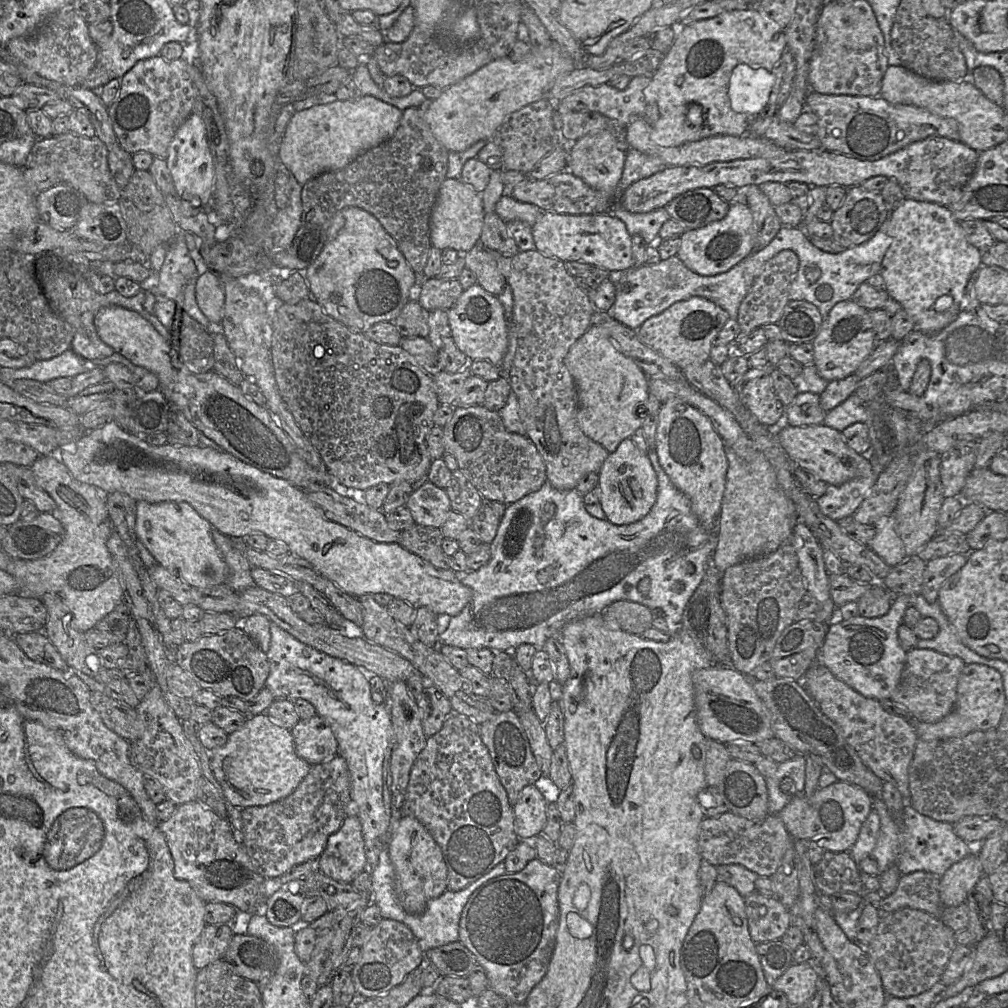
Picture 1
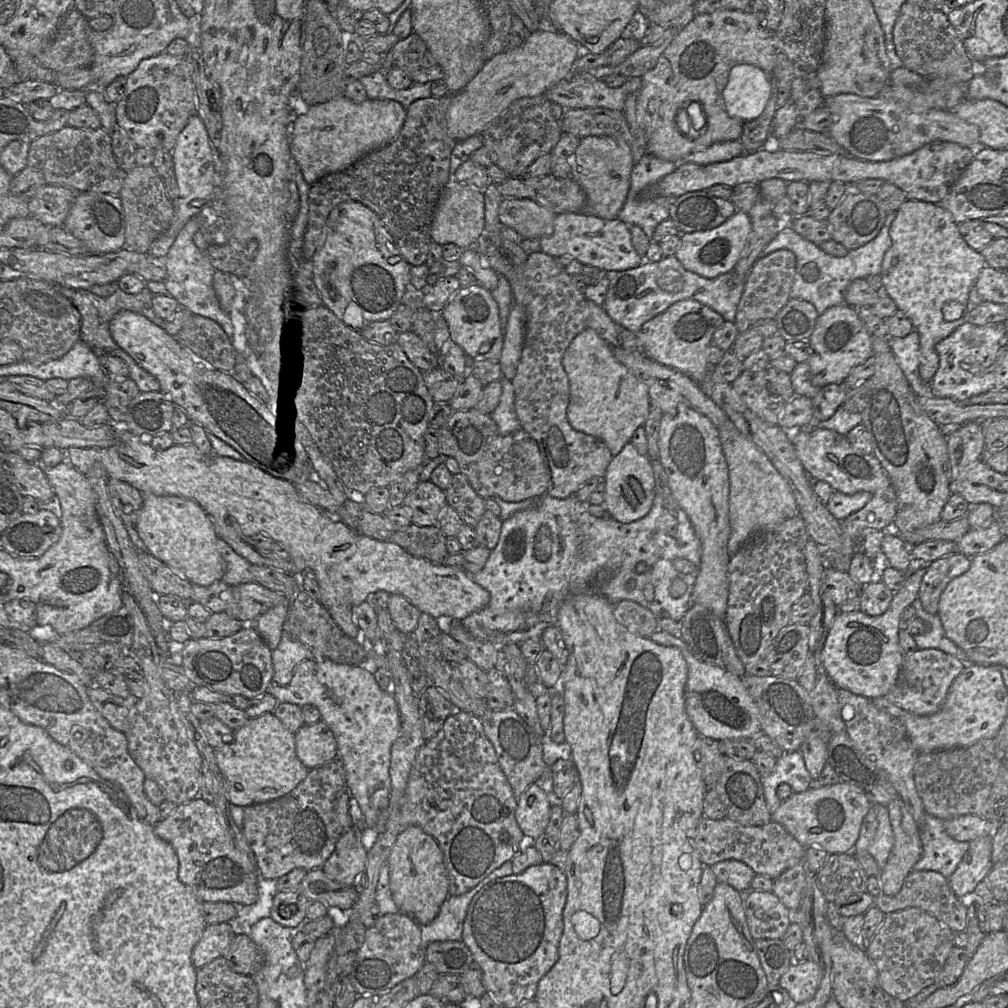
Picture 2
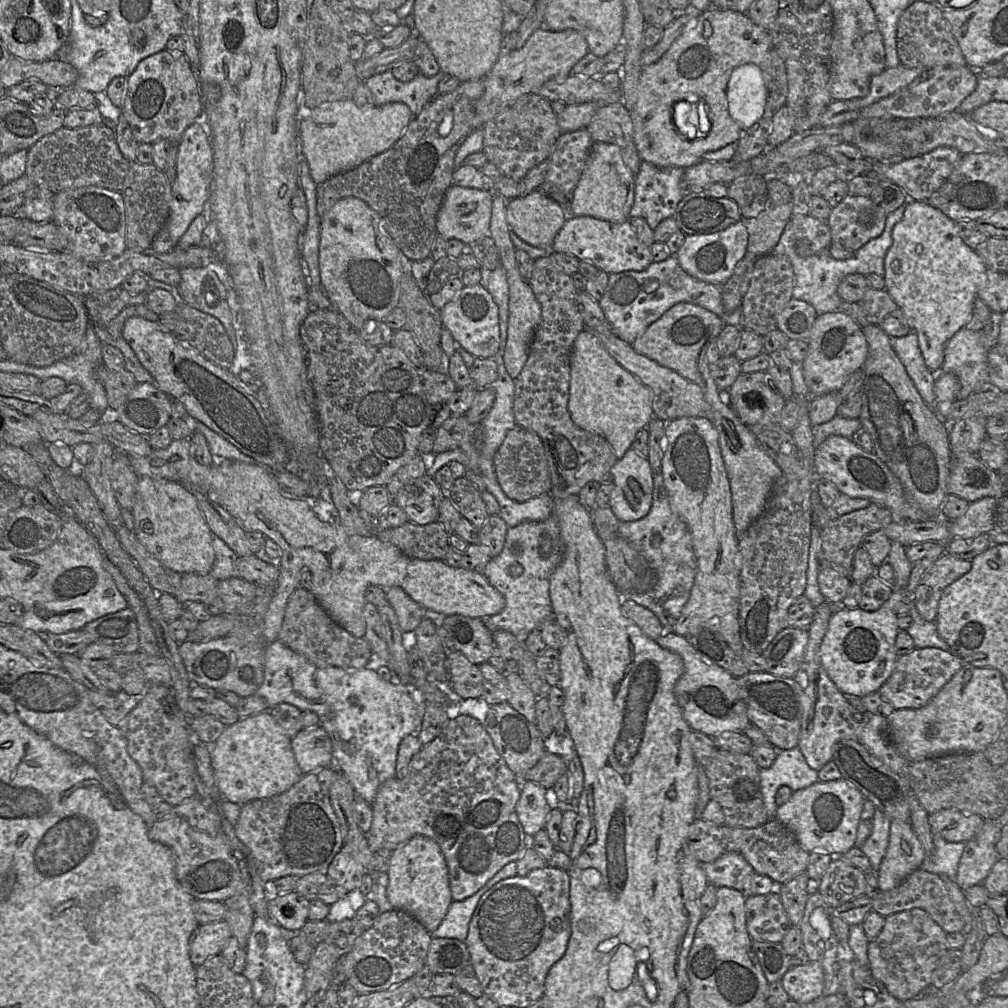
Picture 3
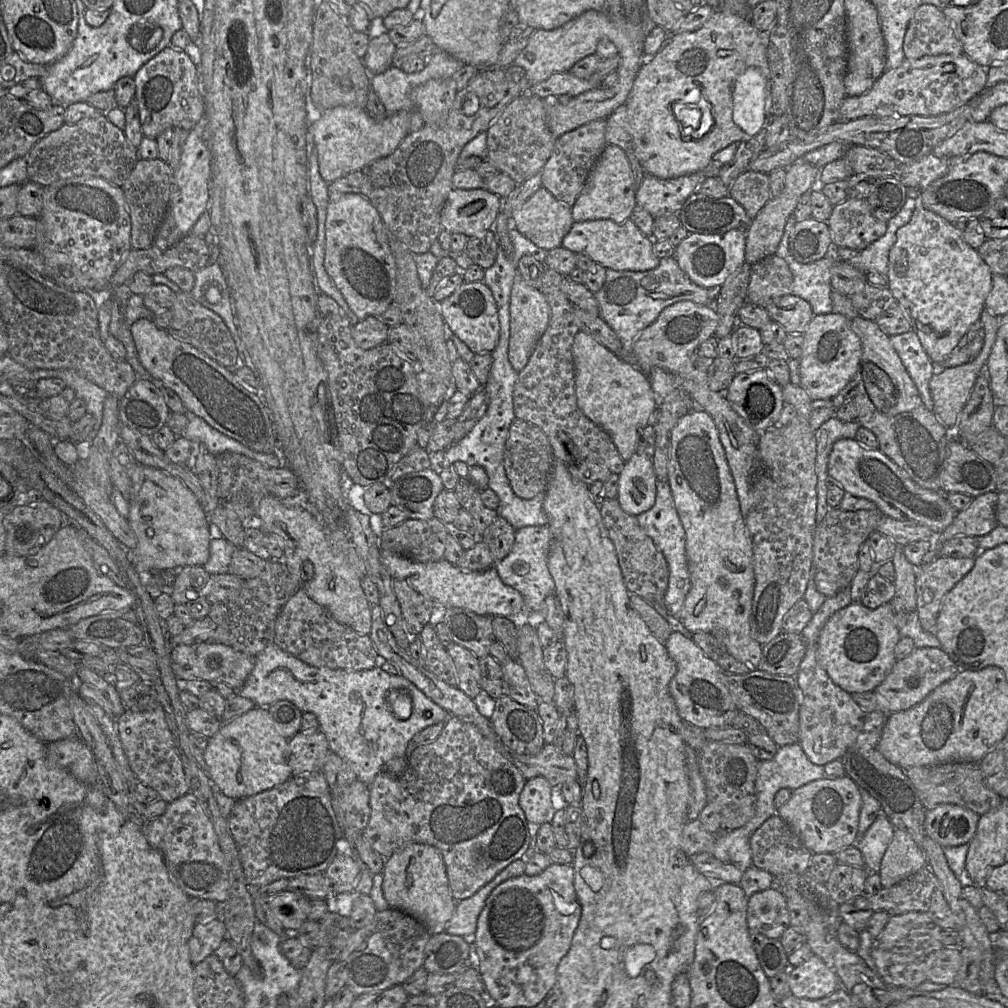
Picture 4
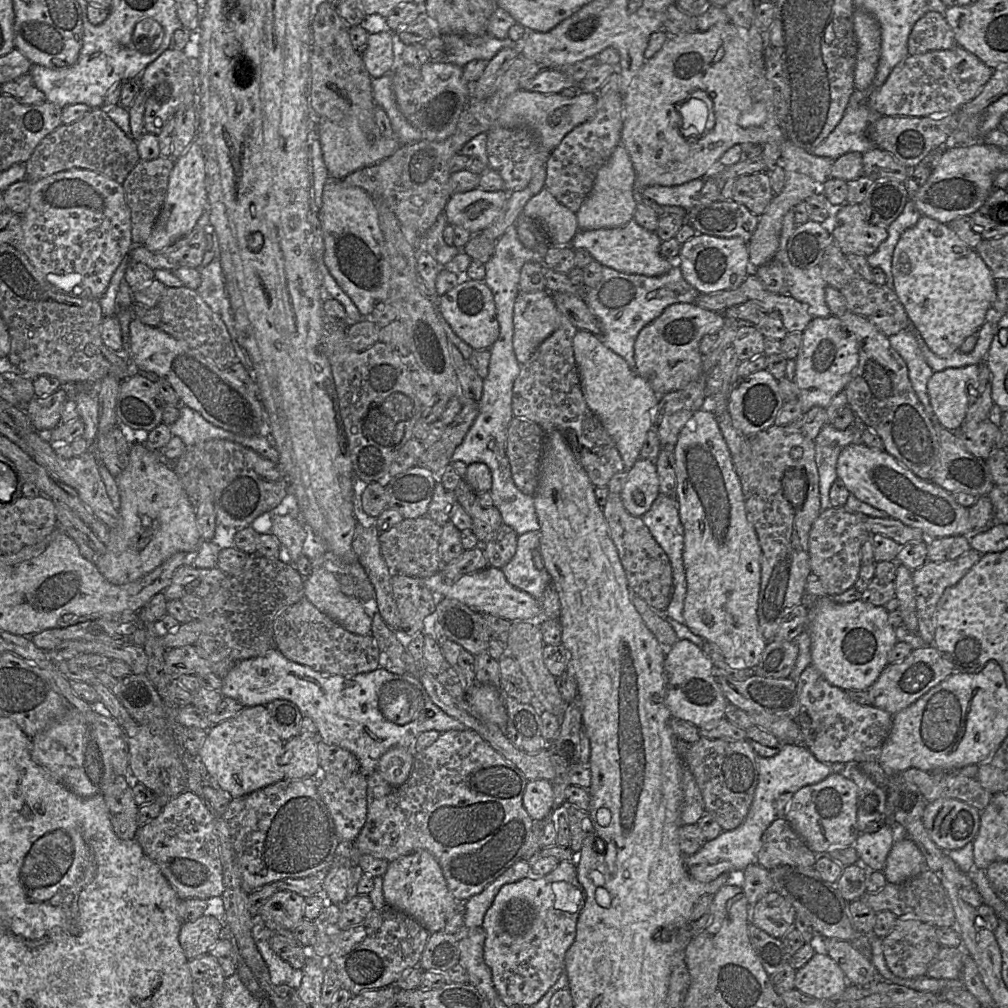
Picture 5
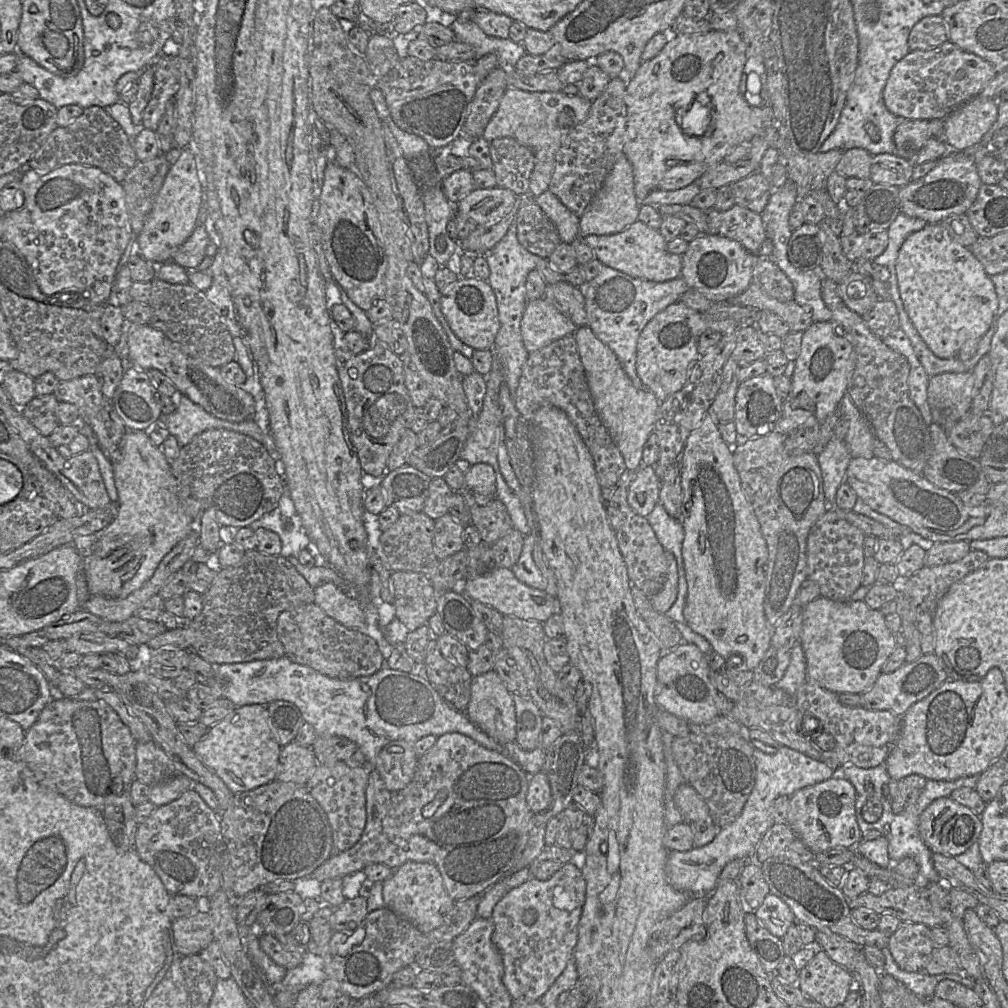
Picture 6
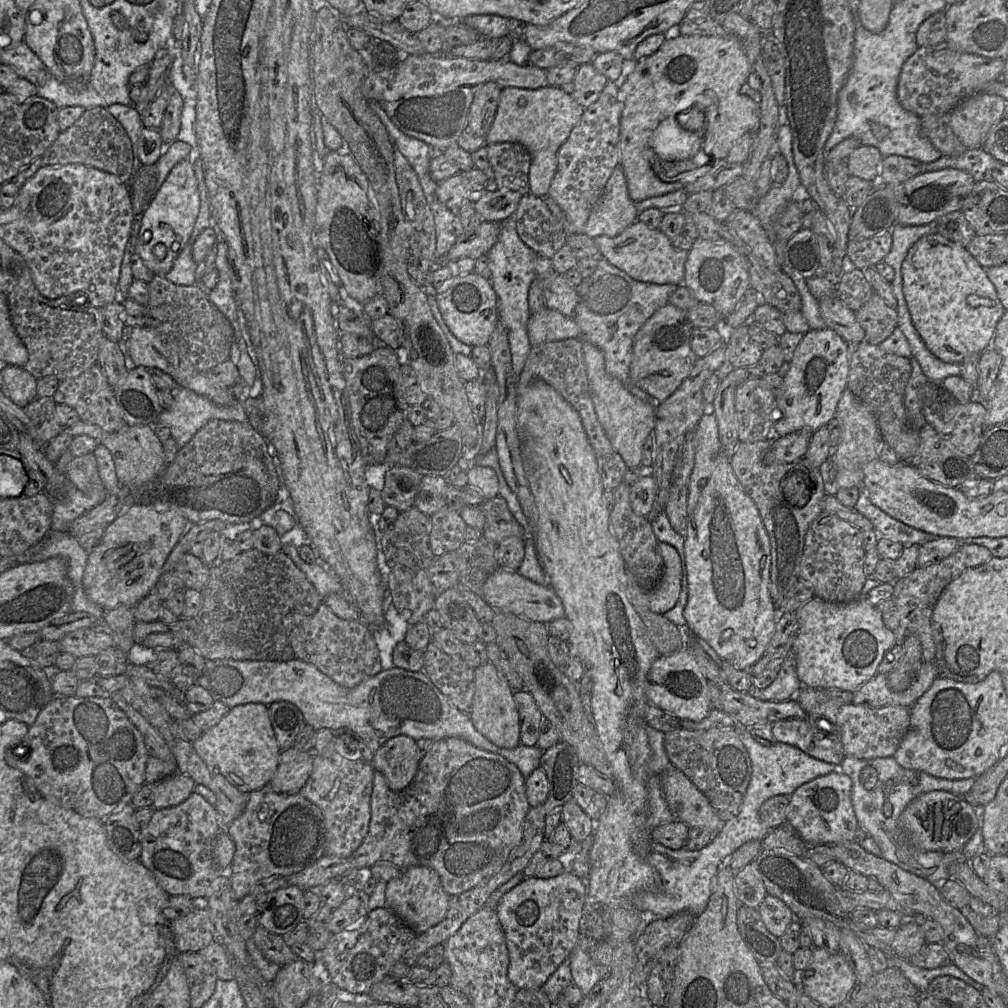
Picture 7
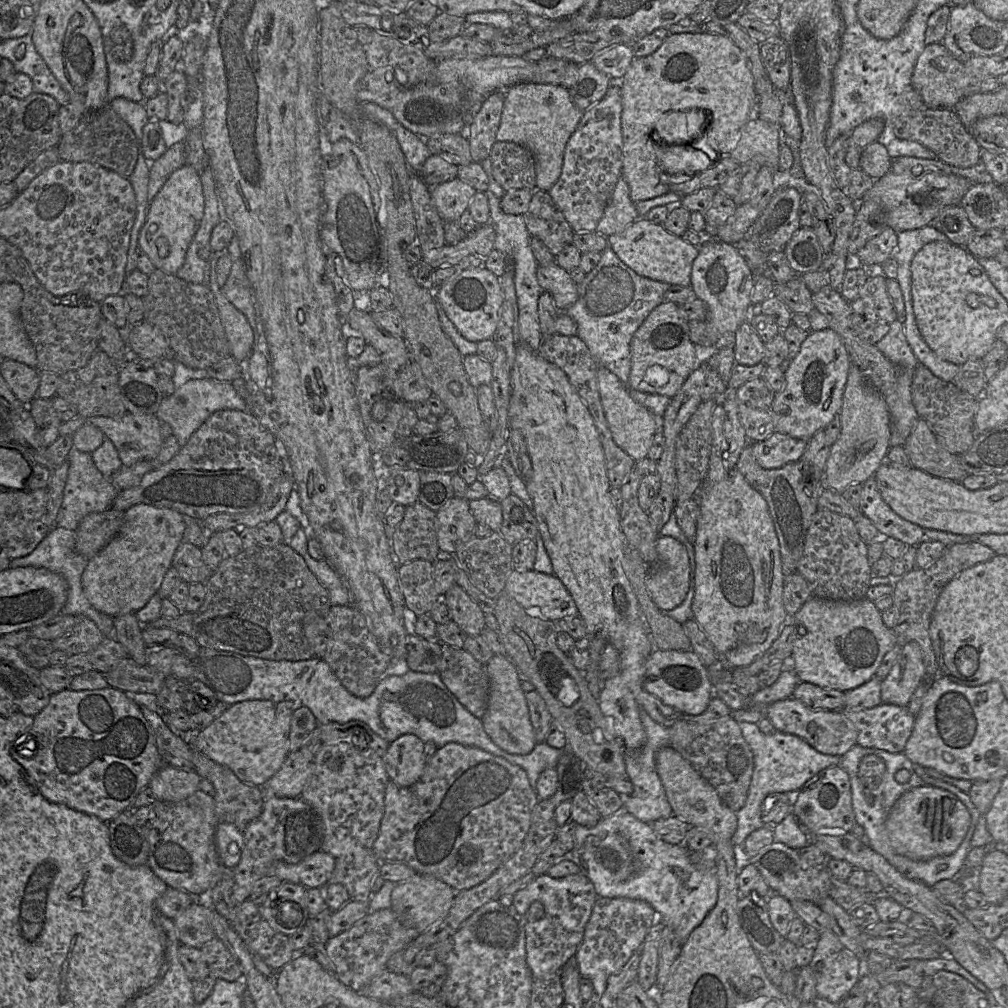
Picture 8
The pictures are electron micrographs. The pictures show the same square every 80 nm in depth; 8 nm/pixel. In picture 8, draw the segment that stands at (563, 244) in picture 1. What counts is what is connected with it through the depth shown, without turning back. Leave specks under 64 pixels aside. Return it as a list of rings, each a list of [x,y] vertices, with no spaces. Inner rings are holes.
[[[637,217],[621,233],[608,236],[607,241],[618,258],[638,275],[670,285],[690,286],[691,269],[699,253],[698,246],[670,233],[663,224],[655,224],[646,218]]]

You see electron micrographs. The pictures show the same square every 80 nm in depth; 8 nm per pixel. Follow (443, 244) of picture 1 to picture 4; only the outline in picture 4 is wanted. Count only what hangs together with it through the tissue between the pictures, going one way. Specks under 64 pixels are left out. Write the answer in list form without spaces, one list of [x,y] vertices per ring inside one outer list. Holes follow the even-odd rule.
[[[453,188],[446,200],[441,214],[441,227],[449,233],[462,233],[467,237],[480,237],[491,229],[500,211],[503,199],[486,188],[457,189]]]

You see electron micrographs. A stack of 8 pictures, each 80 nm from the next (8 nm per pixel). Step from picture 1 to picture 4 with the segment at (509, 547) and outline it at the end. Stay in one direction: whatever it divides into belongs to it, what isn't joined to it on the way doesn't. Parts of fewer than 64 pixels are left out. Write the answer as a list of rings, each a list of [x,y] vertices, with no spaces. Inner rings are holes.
[[[657,481],[654,505],[648,511],[636,517],[641,528],[664,555],[669,569],[668,587],[663,602],[653,604],[652,606],[663,619],[669,614],[681,621],[683,604],[690,589],[690,577],[685,549],[685,532],[675,509],[671,490],[667,482]],[[548,525],[527,526],[516,530],[515,541],[509,554],[494,564],[502,582],[517,590],[524,599],[526,611],[544,614],[544,602],[547,596],[554,593],[555,585],[548,569],[548,554],[551,544],[551,530]],[[521,561],[528,565],[527,574],[519,576],[513,572],[513,565]]]

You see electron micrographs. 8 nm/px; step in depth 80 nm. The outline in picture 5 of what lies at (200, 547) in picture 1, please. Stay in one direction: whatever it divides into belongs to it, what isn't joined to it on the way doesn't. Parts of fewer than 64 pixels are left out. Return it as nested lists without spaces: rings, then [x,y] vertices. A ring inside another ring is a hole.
[[[132,443],[129,464],[115,477],[120,494],[120,523],[110,529],[106,554],[96,564],[99,572],[112,584],[139,580],[173,554],[194,552],[202,541],[195,506],[176,472],[156,451],[144,443]]]

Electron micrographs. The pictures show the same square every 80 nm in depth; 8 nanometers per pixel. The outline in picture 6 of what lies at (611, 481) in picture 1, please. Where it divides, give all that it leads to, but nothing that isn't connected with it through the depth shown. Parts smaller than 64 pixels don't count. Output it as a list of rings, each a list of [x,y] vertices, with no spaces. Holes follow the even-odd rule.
[[[641,465],[627,488],[627,502],[640,516],[647,517],[659,502],[660,480],[653,466]]]

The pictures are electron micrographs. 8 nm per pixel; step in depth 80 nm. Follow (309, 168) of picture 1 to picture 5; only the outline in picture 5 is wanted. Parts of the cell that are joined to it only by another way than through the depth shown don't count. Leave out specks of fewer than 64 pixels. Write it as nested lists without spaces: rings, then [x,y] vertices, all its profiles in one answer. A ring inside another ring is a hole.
[[[321,120],[317,127],[324,163],[329,177],[344,179],[347,175],[376,164],[391,156],[400,146],[395,137],[369,139],[358,122],[332,122]]]

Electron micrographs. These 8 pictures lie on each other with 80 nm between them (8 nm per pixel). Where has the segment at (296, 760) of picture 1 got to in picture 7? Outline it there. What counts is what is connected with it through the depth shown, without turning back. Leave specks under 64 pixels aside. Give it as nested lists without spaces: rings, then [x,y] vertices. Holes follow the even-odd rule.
[[[247,703],[230,708],[218,724],[203,732],[192,744],[209,768],[246,794],[270,784],[282,751],[274,735],[268,706],[263,703]]]

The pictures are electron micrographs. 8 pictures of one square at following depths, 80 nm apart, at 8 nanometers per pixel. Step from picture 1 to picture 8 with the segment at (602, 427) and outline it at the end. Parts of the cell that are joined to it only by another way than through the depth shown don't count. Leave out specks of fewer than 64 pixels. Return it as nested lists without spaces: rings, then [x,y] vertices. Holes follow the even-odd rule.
[[[602,366],[597,367],[597,382],[601,406],[613,441],[636,462],[647,457],[652,436],[658,431],[658,426],[661,427],[661,419],[657,420],[648,409],[636,403],[619,378]]]

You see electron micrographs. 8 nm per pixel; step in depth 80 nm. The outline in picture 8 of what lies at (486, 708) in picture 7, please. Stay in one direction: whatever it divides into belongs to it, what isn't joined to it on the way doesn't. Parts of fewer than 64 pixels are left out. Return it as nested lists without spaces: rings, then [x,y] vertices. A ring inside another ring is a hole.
[[[493,654],[485,666],[490,682],[487,709],[480,718],[485,732],[495,745],[508,753],[530,753],[537,742],[518,669],[507,656],[498,654]]]

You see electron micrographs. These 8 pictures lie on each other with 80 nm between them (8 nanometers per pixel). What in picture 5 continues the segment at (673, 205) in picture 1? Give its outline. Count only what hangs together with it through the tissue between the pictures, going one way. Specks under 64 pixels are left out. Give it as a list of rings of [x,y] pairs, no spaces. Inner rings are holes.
[[[695,200],[687,210],[685,223],[688,223],[697,234],[721,238],[740,237],[748,243],[757,228],[758,217],[744,205],[733,200]]]

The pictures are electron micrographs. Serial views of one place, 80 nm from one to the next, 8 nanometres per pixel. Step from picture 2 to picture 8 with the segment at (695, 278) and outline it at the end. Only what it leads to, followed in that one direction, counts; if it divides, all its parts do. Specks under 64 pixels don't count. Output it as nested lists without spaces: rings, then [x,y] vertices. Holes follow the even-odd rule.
[[[607,246],[601,253],[600,253],[600,260],[598,264],[594,267],[594,269],[589,272],[588,274],[585,275],[583,280],[577,284],[577,292],[578,292],[578,299],[577,301],[568,307],[565,311],[560,311],[566,313],[569,317],[571,317],[577,324],[577,336],[586,344],[588,347],[591,355],[594,357],[596,360],[597,364],[599,366],[602,366],[606,369],[608,369],[611,373],[615,374],[620,382],[623,384],[624,387],[626,387],[626,390],[629,394],[629,396],[638,404],[642,405],[646,409],[648,409],[657,420],[660,420],[662,416],[665,413],[665,410],[669,403],[671,402],[671,398],[667,396],[662,396],[658,394],[650,394],[646,392],[641,392],[635,389],[632,389],[631,387],[628,386],[628,379],[629,379],[629,374],[630,374],[630,342],[631,339],[635,333],[635,331],[640,327],[640,325],[644,322],[644,320],[647,318],[647,316],[651,313],[651,311],[660,305],[662,302],[665,301],[664,299],[664,294],[665,292],[669,289],[671,285],[665,282],[660,282],[656,281],[647,277],[643,277],[638,275],[636,272],[634,272],[631,268],[629,268],[627,265],[625,265],[616,255],[616,253],[609,247]]]

